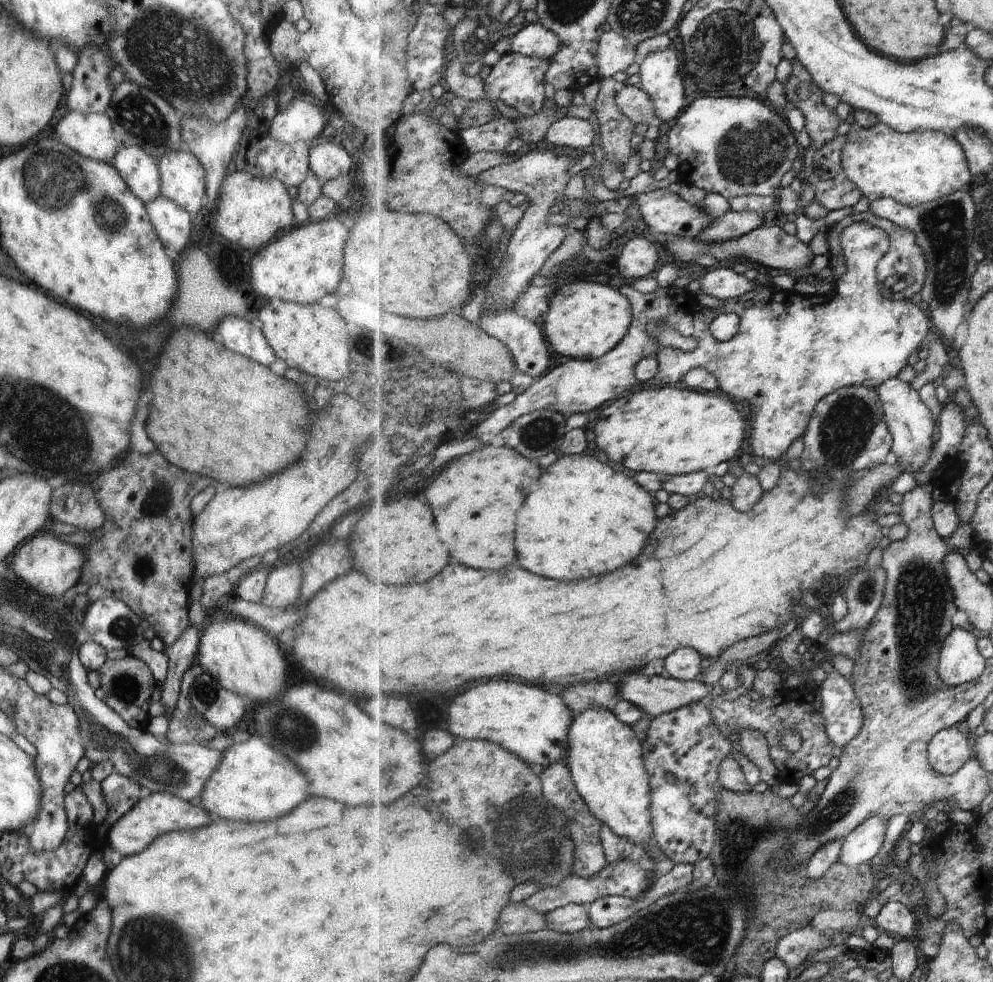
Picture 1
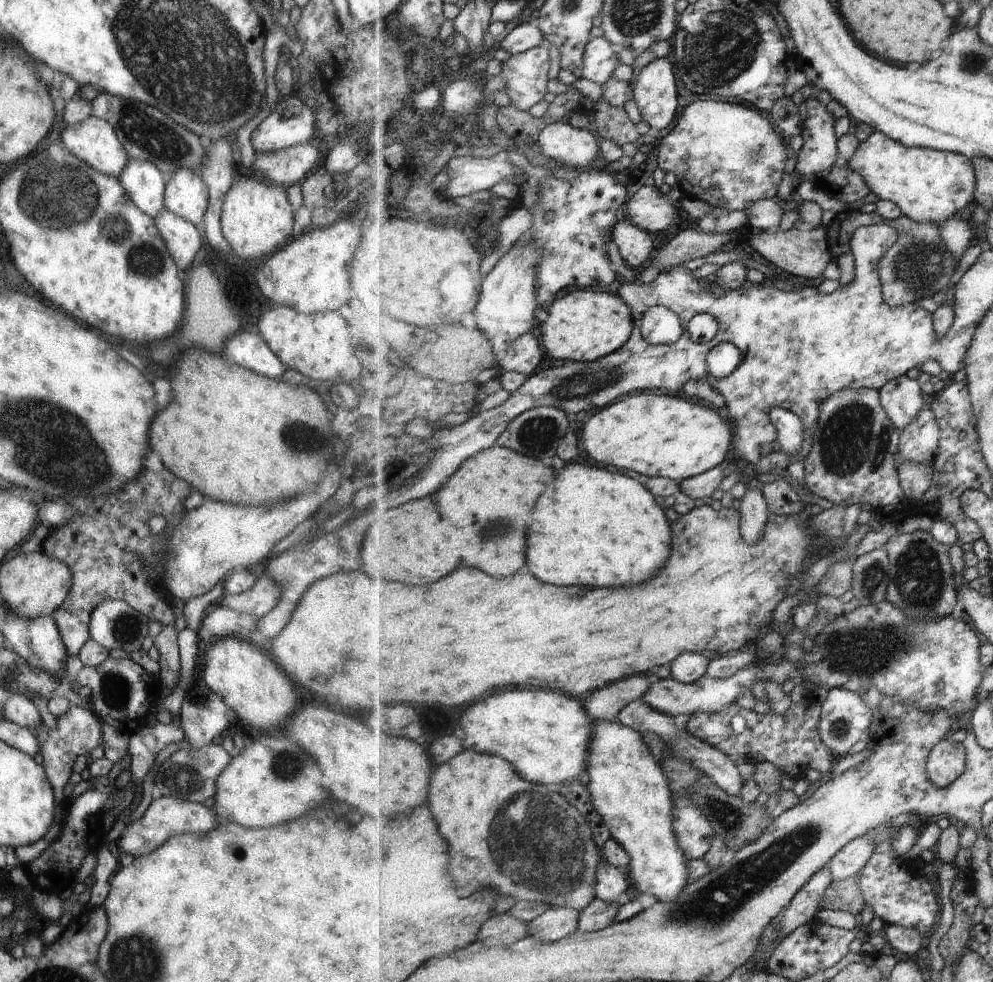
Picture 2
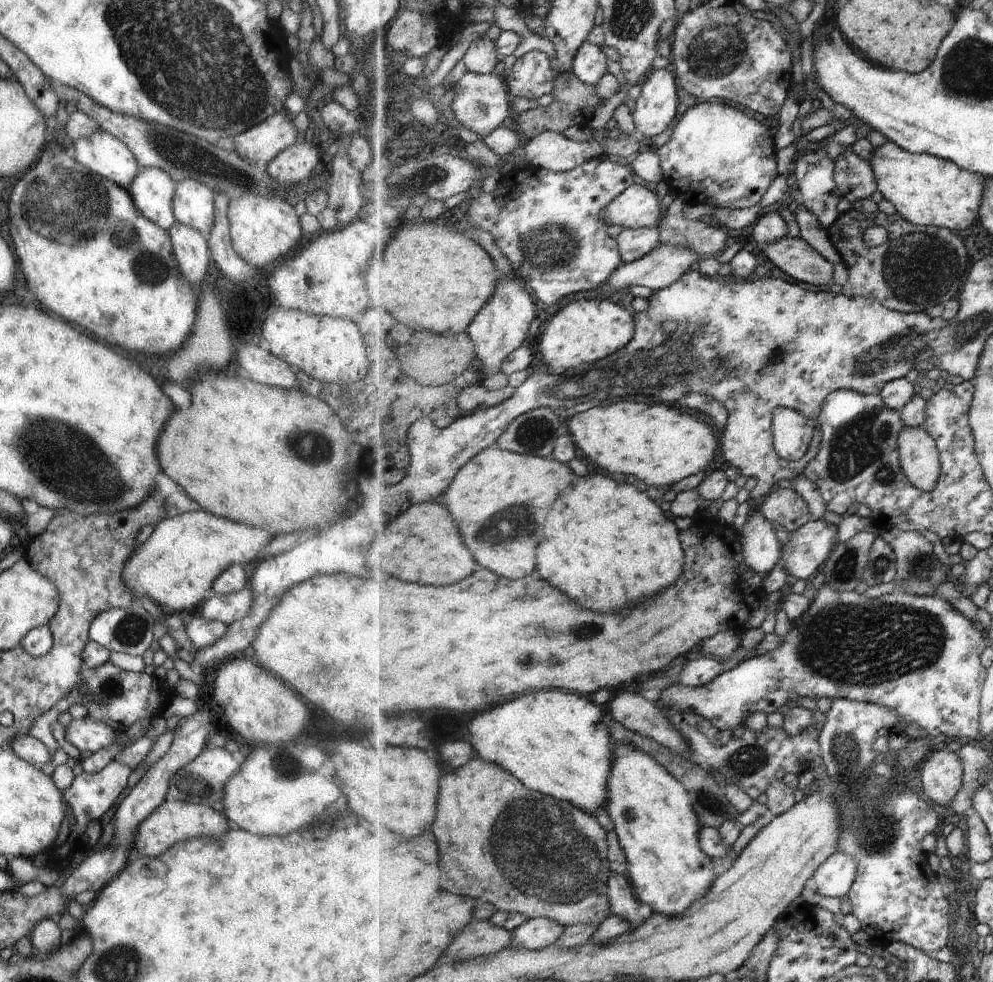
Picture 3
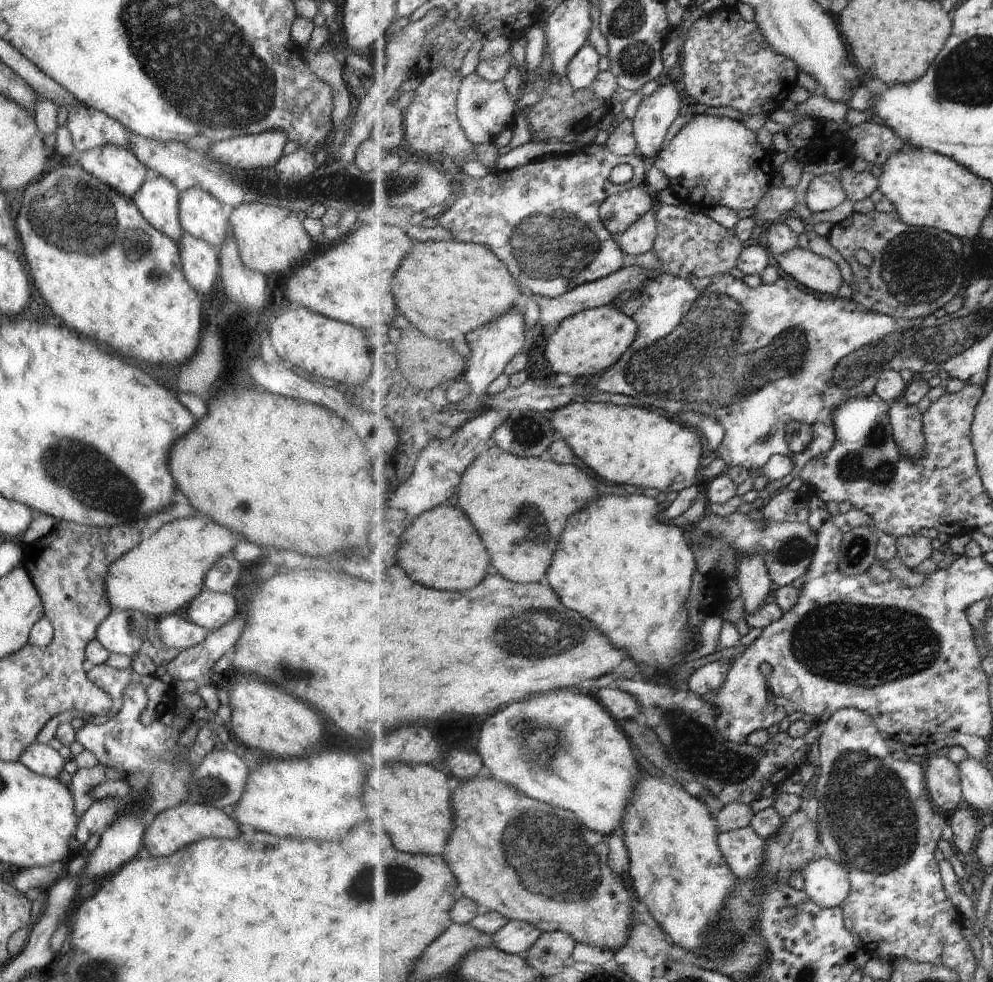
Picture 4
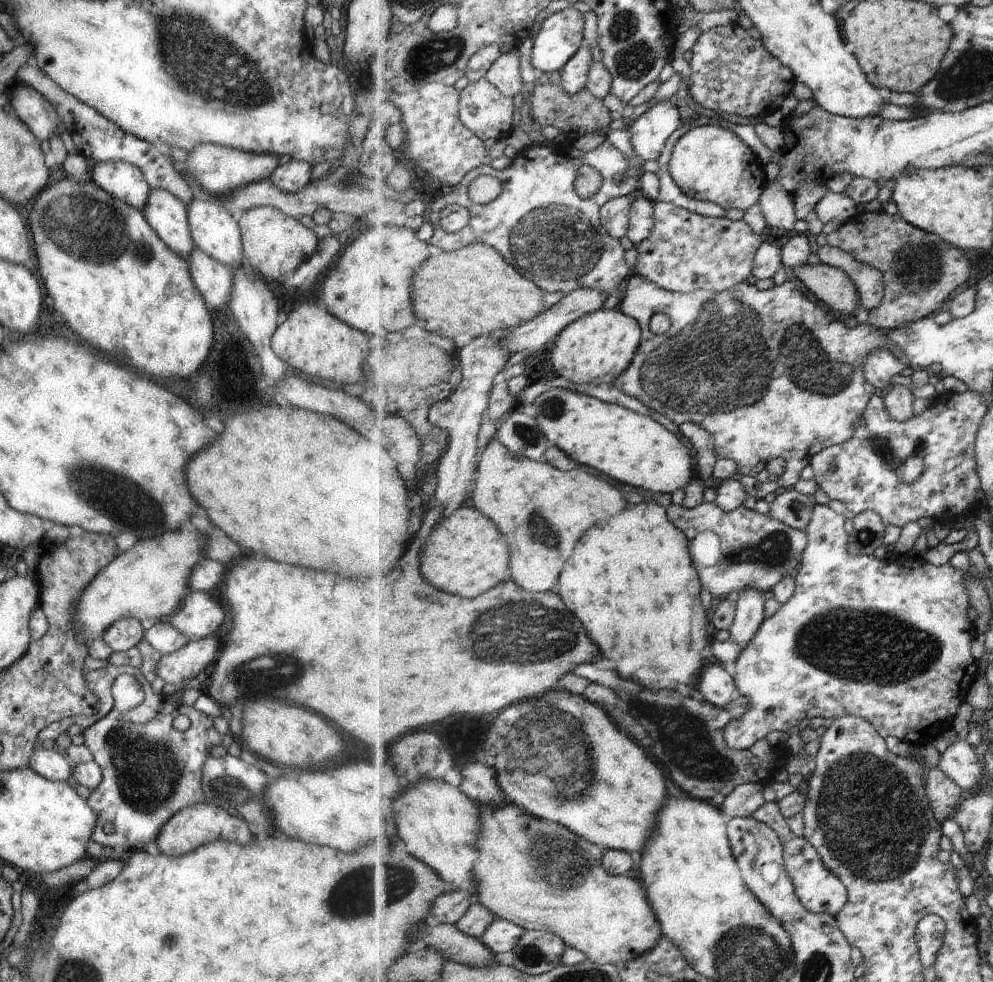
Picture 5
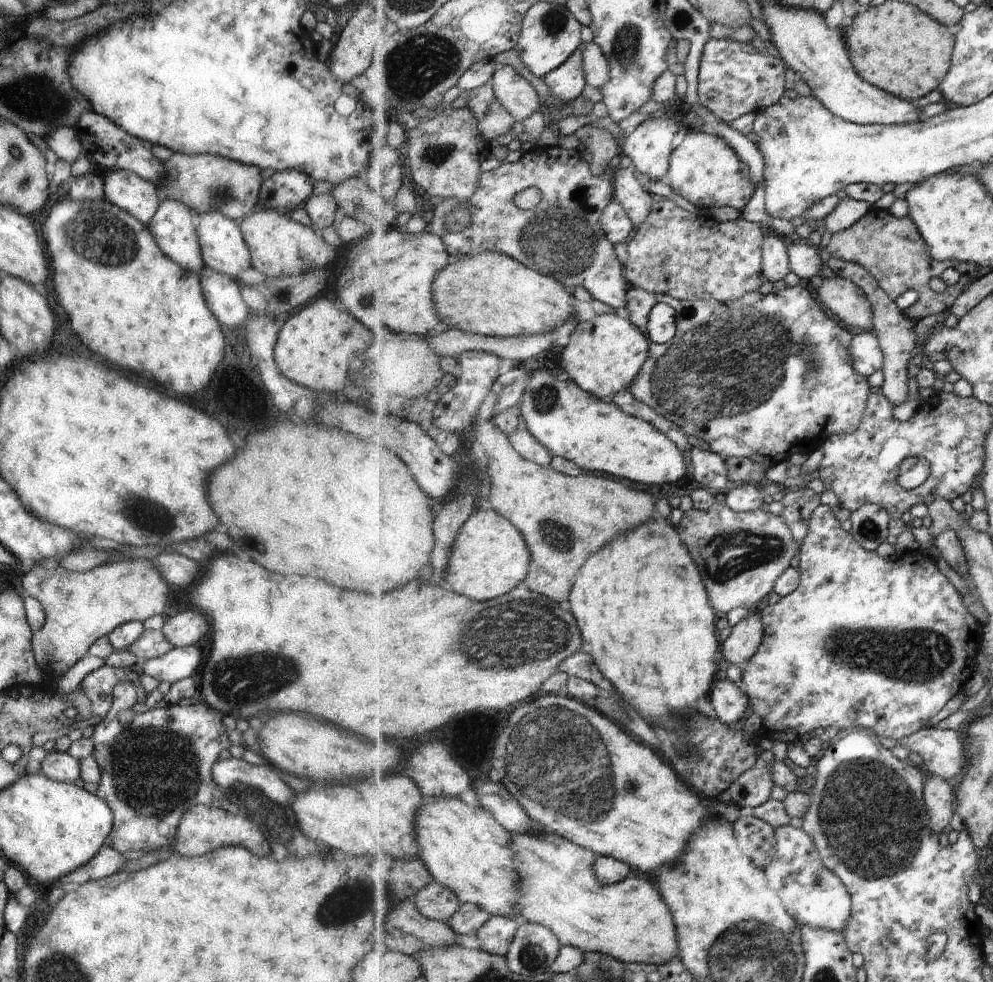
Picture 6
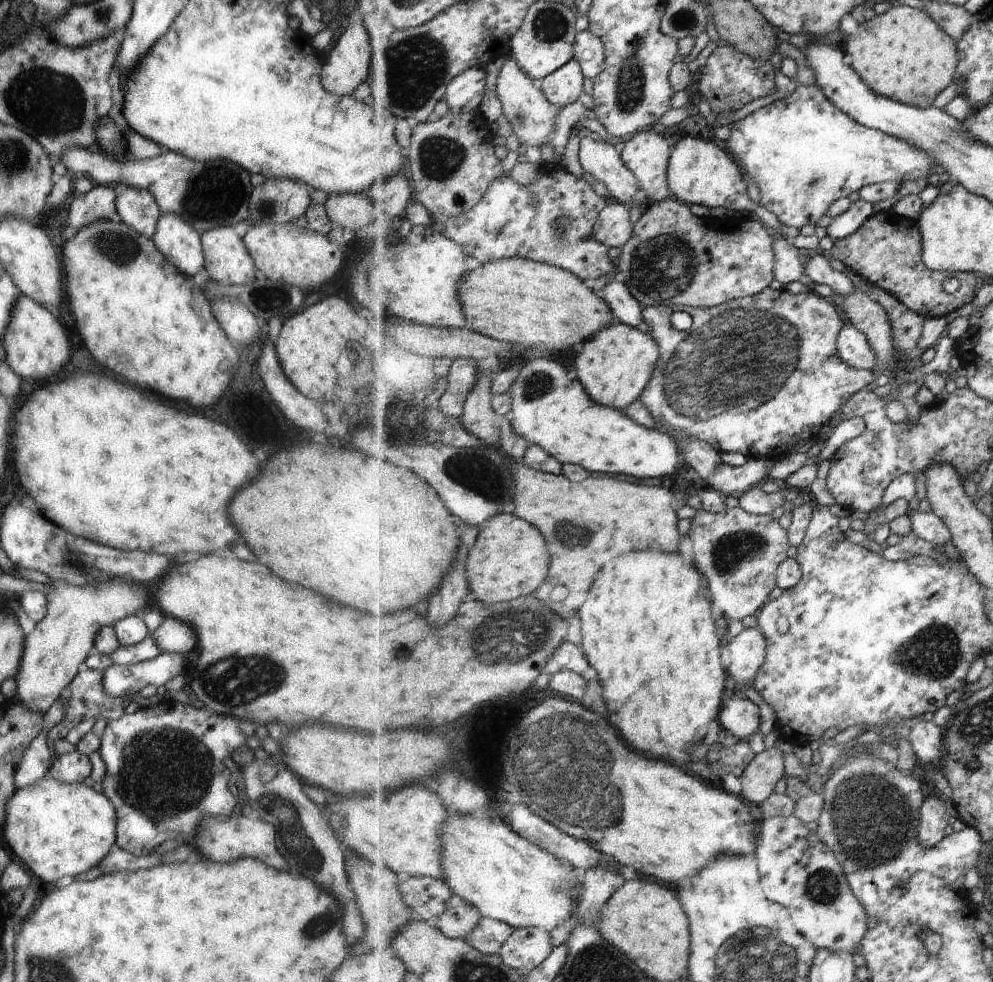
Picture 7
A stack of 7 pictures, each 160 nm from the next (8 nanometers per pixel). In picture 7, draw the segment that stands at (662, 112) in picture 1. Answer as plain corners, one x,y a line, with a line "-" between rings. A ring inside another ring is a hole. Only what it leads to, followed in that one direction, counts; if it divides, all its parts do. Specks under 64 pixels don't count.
644,130
626,142
623,156
639,178
648,204
661,203
674,197
675,192
669,181
674,139
654,130

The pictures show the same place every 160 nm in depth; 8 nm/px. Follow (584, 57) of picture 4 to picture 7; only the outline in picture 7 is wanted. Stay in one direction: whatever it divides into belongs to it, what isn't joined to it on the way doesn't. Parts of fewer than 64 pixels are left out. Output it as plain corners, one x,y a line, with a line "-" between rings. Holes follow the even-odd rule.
574,58
550,76
534,83
544,90
553,103
567,107
582,98
586,77
580,61

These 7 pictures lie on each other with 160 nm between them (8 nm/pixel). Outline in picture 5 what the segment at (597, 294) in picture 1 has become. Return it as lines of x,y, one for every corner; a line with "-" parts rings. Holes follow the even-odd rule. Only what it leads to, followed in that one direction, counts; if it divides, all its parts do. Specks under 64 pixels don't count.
602,309
567,326
555,342
553,365
562,377
581,385
613,384
633,364
643,338
638,319
622,310

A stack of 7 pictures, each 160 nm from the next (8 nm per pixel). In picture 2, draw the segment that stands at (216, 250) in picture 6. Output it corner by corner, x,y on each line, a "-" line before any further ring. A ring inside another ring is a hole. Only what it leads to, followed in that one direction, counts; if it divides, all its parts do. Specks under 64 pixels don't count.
181,167
168,176
164,190
164,207
196,226
202,225
209,191
200,173

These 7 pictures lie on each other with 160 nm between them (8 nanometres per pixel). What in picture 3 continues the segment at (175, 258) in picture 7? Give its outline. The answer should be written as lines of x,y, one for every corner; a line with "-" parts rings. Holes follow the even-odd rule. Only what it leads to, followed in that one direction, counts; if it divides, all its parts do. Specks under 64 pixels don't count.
157,167
142,168
126,190
147,220
169,231
176,221
172,205
176,183
164,170

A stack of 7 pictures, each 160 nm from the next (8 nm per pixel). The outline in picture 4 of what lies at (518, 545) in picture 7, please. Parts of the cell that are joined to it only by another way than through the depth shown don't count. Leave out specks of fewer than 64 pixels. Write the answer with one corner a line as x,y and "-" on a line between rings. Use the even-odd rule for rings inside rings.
448,504
440,505
428,512
424,512
417,519
414,528
410,527
406,536
406,544
402,544
402,552
398,552
400,566
404,566
414,580
422,584
430,584
432,588
440,590
472,590
476,588
494,570
493,556
485,543
484,537
478,532
471,518
460,508

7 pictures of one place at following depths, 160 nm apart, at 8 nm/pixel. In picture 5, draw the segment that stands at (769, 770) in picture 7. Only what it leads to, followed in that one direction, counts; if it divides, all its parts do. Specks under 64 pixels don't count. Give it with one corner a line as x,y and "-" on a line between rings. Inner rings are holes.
756,783
740,785
723,802
722,809
732,819
738,817
754,817
757,810
760,810
767,802
763,794
764,786

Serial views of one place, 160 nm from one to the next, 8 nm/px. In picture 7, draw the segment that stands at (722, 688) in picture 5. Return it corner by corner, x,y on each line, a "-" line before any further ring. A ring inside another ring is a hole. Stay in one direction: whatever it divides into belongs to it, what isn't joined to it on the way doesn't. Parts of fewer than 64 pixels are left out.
738,692
725,702
718,718
719,727
742,738
750,738
760,732
762,726
761,708
753,700

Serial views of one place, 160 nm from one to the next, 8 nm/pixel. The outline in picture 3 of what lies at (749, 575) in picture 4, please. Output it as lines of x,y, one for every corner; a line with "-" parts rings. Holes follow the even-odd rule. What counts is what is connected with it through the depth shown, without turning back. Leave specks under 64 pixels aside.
763,513
752,515
741,530
740,549
754,571
768,575
776,568
776,564
782,562
782,542
778,540
772,521

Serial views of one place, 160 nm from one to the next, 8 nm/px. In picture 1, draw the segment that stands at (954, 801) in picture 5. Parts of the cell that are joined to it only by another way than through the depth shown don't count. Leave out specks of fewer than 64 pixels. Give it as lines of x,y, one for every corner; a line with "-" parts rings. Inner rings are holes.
958,728
944,729
930,744
930,762
944,776
960,773
976,756
974,742

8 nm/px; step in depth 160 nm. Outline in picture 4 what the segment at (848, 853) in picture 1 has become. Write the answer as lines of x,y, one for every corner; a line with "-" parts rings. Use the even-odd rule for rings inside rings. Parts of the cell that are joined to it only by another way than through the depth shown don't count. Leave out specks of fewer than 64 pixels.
822,855
802,870
806,891
823,907
840,907
850,898
853,881
849,869
832,857

